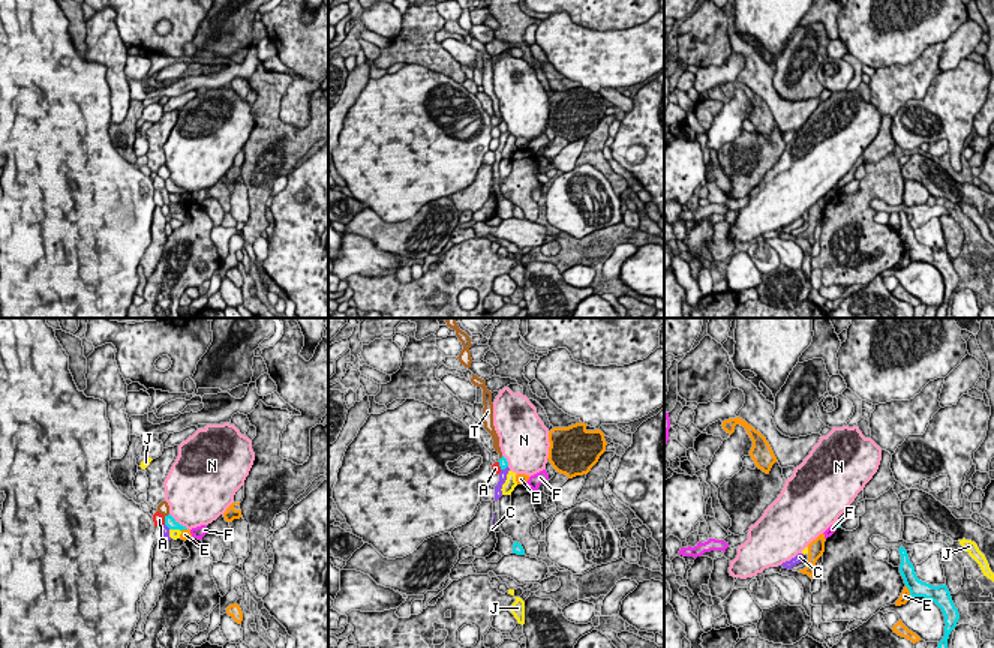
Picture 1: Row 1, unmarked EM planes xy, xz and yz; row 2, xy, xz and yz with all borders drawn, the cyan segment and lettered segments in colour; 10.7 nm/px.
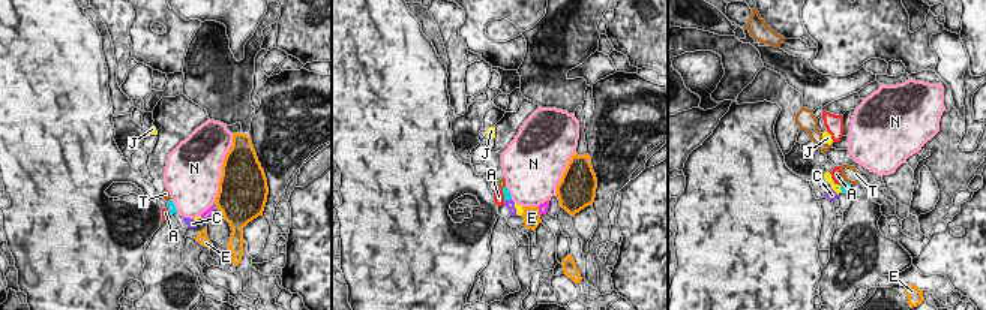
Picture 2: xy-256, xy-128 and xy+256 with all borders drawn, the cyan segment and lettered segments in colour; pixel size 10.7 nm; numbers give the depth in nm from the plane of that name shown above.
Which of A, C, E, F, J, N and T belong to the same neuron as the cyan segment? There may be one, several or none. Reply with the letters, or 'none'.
none

